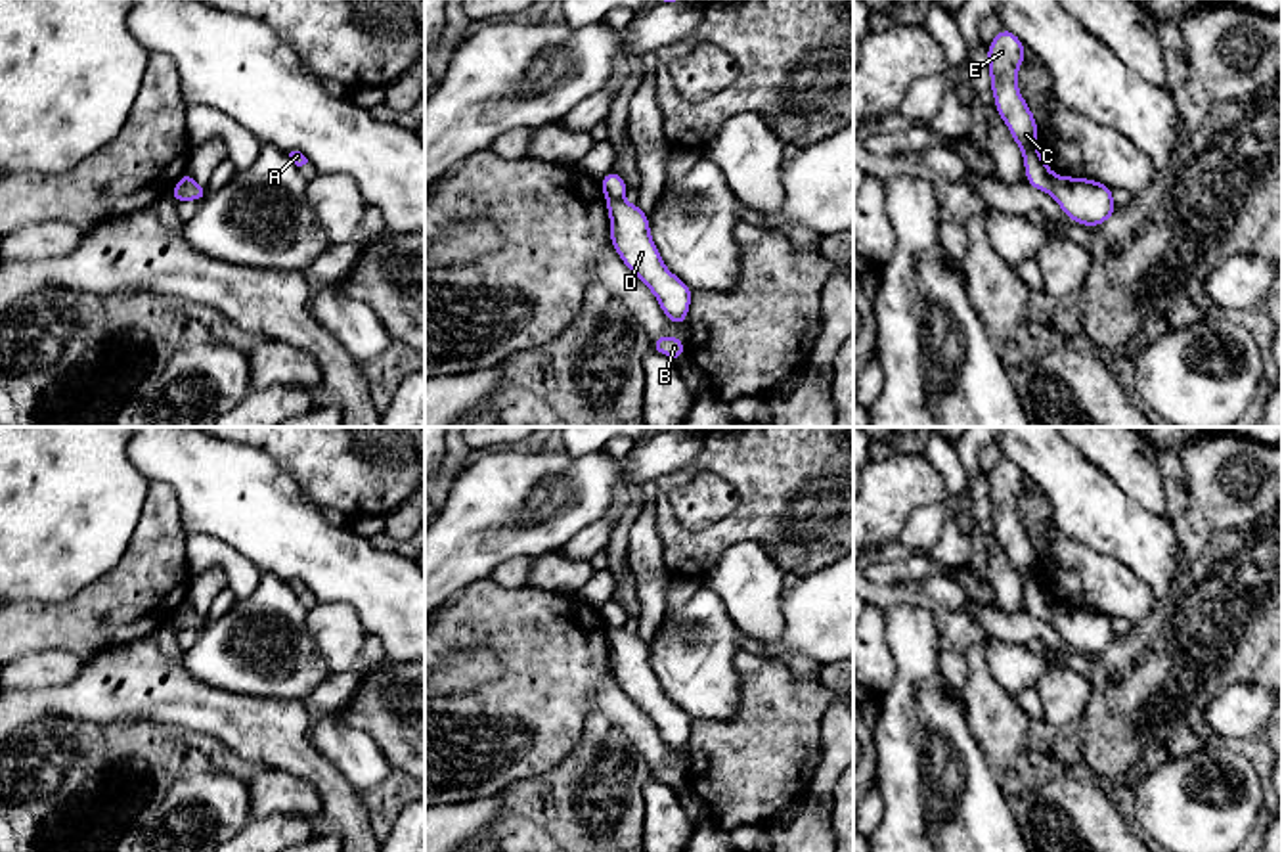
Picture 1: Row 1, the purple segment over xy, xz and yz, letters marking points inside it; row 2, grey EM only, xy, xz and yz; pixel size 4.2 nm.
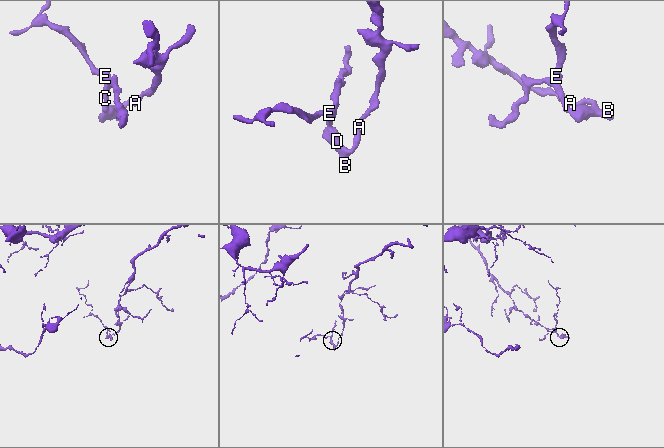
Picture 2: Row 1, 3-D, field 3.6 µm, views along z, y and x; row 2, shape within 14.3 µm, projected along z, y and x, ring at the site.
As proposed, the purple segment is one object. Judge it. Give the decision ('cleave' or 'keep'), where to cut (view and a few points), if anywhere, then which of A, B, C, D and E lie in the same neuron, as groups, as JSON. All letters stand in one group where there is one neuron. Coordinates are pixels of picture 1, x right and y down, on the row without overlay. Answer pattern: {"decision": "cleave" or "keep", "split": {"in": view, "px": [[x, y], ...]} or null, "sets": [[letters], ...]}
{"decision": "cleave", "split": {"in": "xz", "px": [[622, 625], [607, 628]]}, "sets": [["A", "B", "D"], ["C", "E"]]}

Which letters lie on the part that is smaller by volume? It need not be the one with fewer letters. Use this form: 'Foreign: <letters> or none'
Foreign: C, E

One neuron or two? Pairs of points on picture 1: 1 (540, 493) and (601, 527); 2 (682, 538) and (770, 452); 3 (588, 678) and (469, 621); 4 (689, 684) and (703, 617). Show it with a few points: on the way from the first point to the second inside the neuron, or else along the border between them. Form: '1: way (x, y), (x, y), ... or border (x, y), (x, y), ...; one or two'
1: border (605, 514), (586, 525), (559, 552); two
2: way (712, 538), (726, 533), (770, 489), (770, 483); one
3: way (559, 657), (527, 627), (498, 621); one
4: way (695, 667), (695, 648), (703, 634); one

